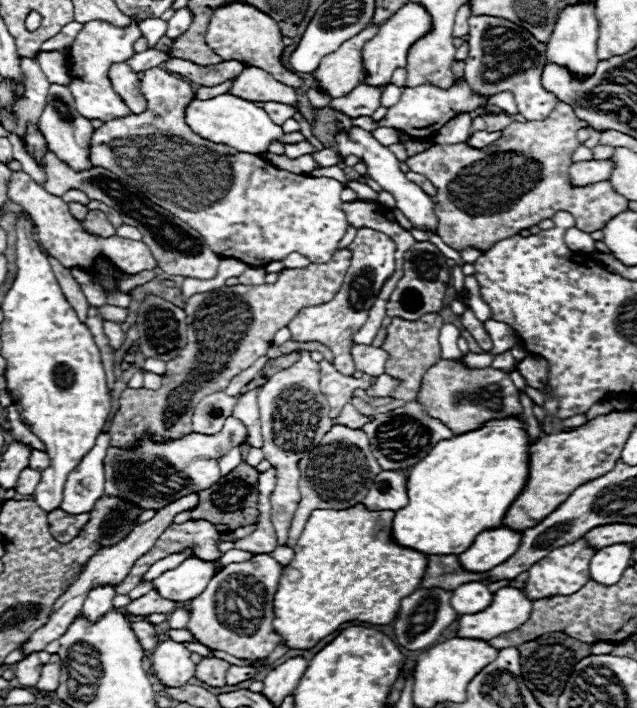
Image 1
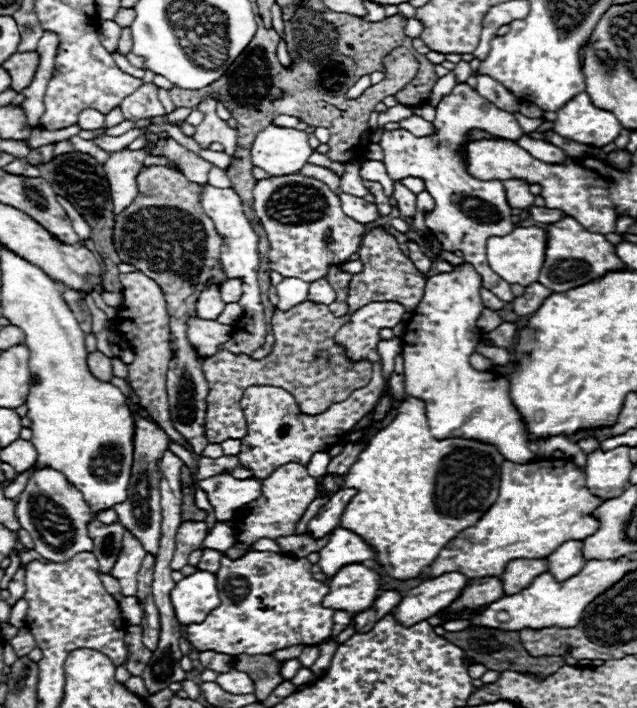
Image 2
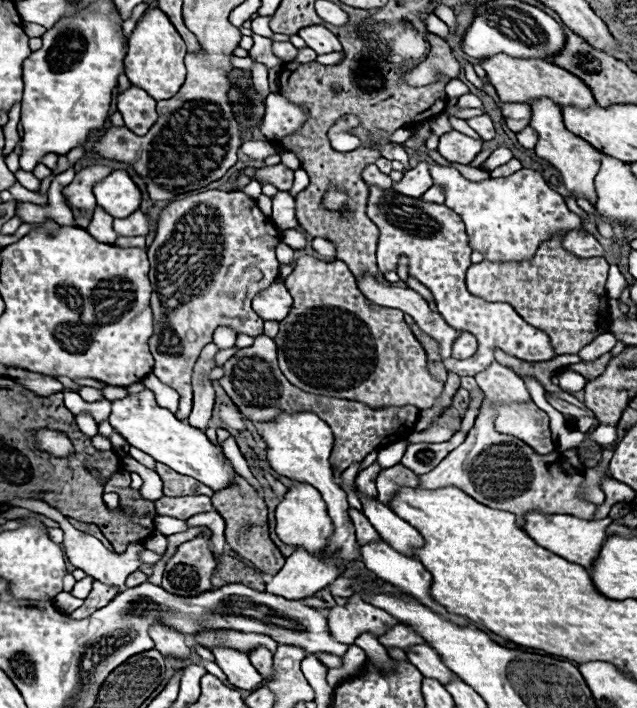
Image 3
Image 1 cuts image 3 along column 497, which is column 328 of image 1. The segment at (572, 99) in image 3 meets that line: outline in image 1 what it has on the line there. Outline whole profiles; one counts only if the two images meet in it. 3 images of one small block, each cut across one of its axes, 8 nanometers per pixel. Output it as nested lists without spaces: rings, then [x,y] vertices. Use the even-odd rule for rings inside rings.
[[[372,24],[364,28],[364,32],[346,40],[330,56],[324,56],[318,70],[314,72],[314,78],[332,98],[346,96],[364,82],[366,70],[362,62],[362,48],[368,40],[372,40],[372,36],[376,36],[378,30],[380,24]]]

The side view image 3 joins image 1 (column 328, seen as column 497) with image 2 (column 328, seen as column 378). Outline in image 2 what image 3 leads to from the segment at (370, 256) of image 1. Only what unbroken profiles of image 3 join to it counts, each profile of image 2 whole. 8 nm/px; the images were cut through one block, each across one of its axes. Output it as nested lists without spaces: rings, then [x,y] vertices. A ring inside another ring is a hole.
[[[294,174],[294,176],[272,176],[266,180],[258,180],[252,194],[254,194],[254,212],[256,212],[258,220],[262,222],[264,230],[268,234],[268,242],[270,242],[268,266],[270,266],[270,270],[280,272],[284,278],[290,276],[290,278],[300,278],[306,282],[324,278],[332,264],[346,262],[362,244],[362,236],[366,232],[364,224],[348,218],[340,208],[340,200],[338,200],[336,192],[332,192],[320,180],[308,178],[308,176],[298,176],[298,174]],[[326,230],[330,230],[328,240],[324,238]]]

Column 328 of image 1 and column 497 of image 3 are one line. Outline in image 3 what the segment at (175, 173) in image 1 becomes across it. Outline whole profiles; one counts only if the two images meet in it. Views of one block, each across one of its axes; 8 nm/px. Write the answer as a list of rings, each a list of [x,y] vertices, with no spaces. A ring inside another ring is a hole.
[[[438,164],[430,166],[430,174],[434,184],[444,188],[446,206],[460,212],[470,246],[482,250],[486,260],[528,260],[548,236],[582,226],[582,220],[566,208],[564,198],[534,170],[522,168],[512,176],[490,178],[484,182],[470,182],[462,178],[458,170]]]

